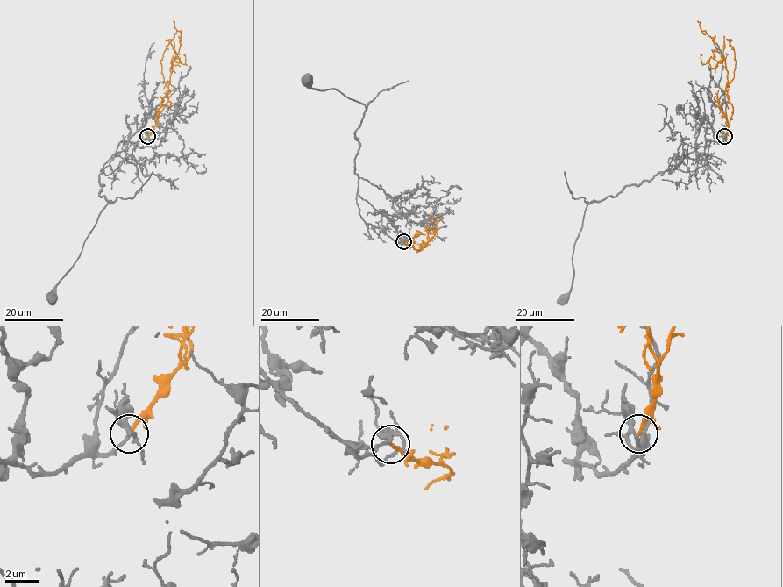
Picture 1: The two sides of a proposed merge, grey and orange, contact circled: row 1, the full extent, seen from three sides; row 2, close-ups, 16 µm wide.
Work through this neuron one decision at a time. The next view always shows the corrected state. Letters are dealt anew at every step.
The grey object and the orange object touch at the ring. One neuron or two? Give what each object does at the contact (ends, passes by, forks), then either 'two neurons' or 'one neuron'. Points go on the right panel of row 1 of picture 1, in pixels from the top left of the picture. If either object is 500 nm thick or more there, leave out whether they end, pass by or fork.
grey forks; orange ends; one neuron

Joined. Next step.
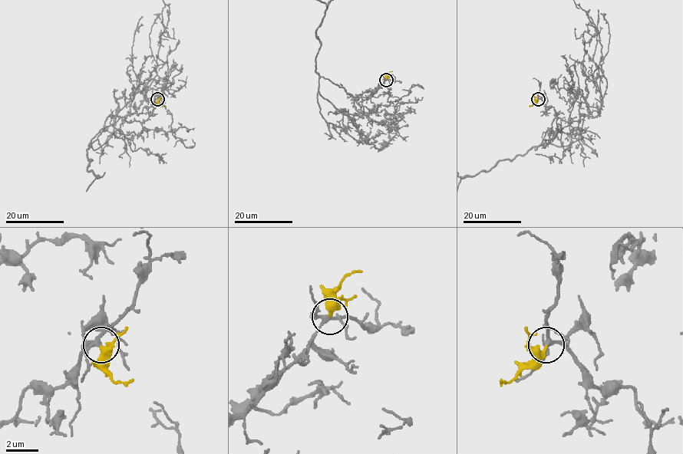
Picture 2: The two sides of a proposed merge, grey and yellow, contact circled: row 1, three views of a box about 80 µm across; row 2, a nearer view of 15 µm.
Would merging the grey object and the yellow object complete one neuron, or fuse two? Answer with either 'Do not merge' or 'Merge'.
Merge

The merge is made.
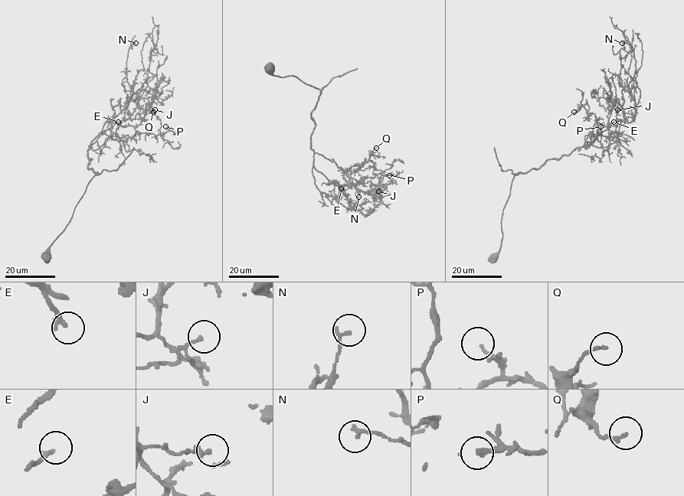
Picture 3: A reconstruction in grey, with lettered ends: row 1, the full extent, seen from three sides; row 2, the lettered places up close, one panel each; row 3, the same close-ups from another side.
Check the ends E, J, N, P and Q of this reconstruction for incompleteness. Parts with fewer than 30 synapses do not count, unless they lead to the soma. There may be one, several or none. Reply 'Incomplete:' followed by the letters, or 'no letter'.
Incomplete: E

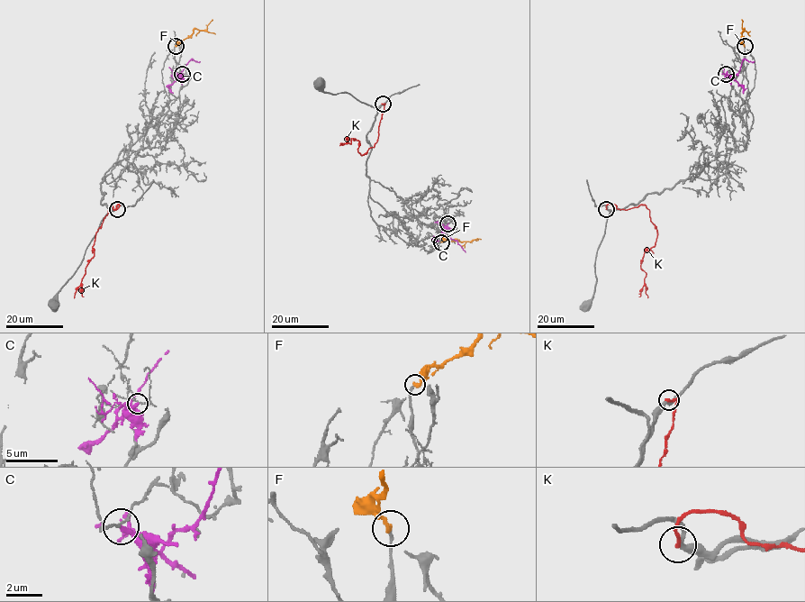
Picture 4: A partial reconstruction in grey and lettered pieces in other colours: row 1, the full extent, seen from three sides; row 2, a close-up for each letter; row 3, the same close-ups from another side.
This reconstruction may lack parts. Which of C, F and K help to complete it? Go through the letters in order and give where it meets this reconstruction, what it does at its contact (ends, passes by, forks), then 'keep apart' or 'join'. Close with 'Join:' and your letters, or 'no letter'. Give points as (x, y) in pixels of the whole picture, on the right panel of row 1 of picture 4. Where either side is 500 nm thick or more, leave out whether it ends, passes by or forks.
C: (726, 74) | it ends | keep apart
F: (745, 46) | it ends | keep apart
K: (606, 209) | it ends | keep apart
Join: no letter

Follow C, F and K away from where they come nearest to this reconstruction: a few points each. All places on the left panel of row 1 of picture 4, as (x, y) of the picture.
C: (183, 74), (177, 77), (192, 59), (200, 61)
F: (176, 46), (195, 29), (205, 30), (212, 19)
K: (117, 209), (119, 204), (113, 210), (113, 205), (110, 206), (95, 232), (92, 246), (94, 256), (74, 298)

